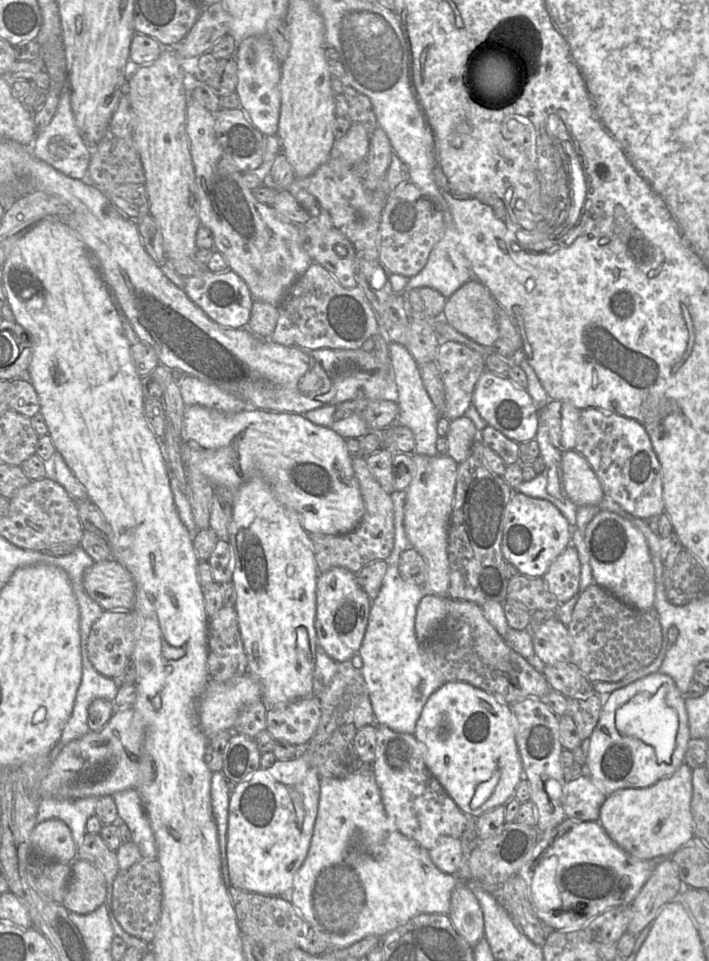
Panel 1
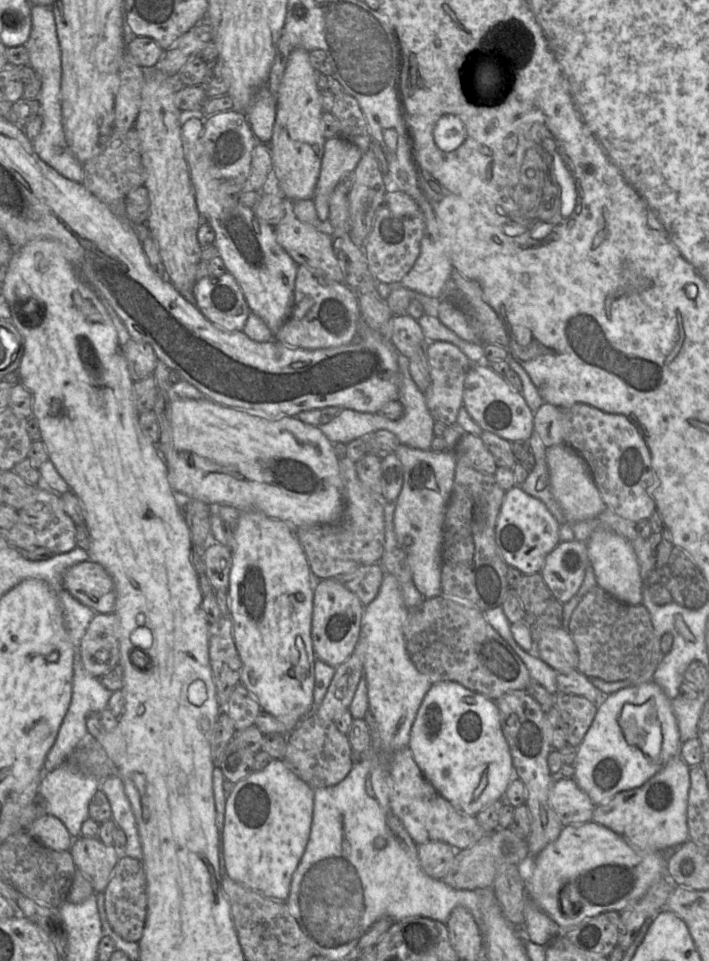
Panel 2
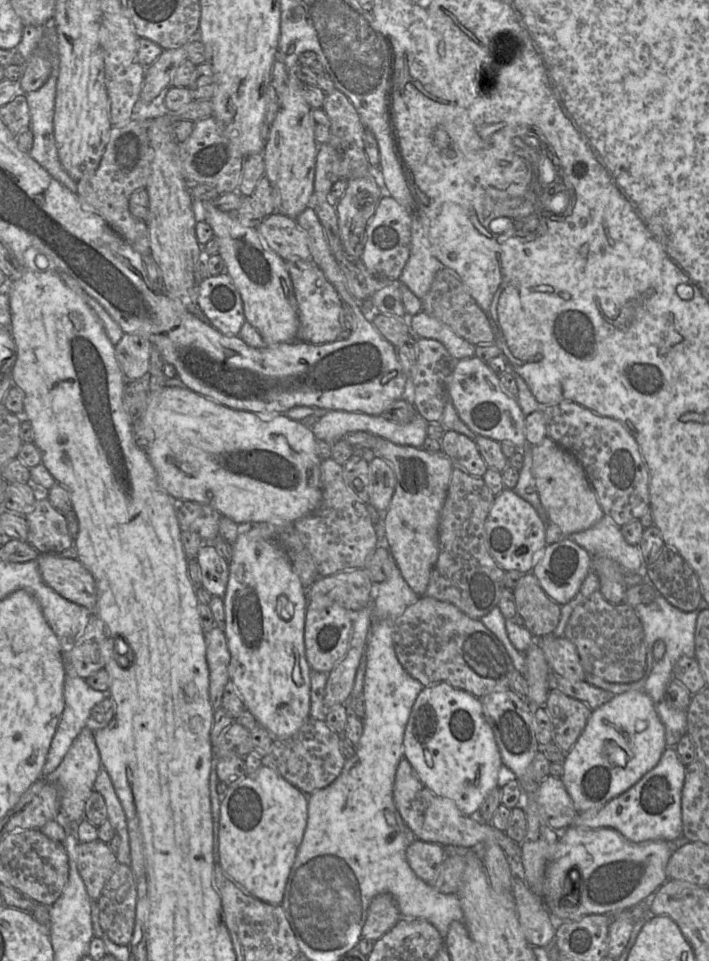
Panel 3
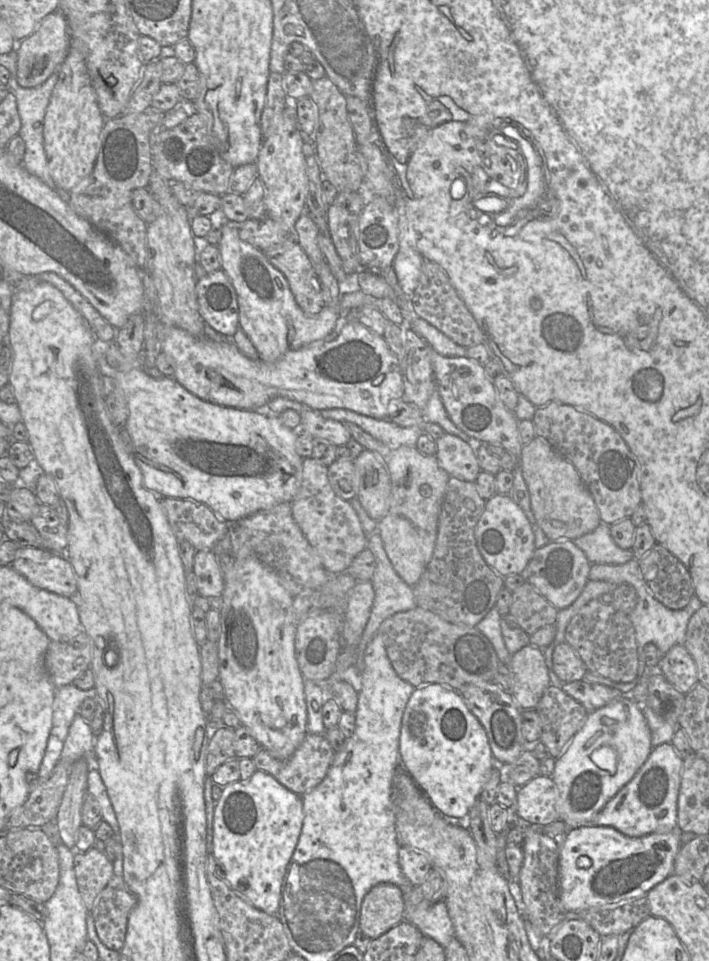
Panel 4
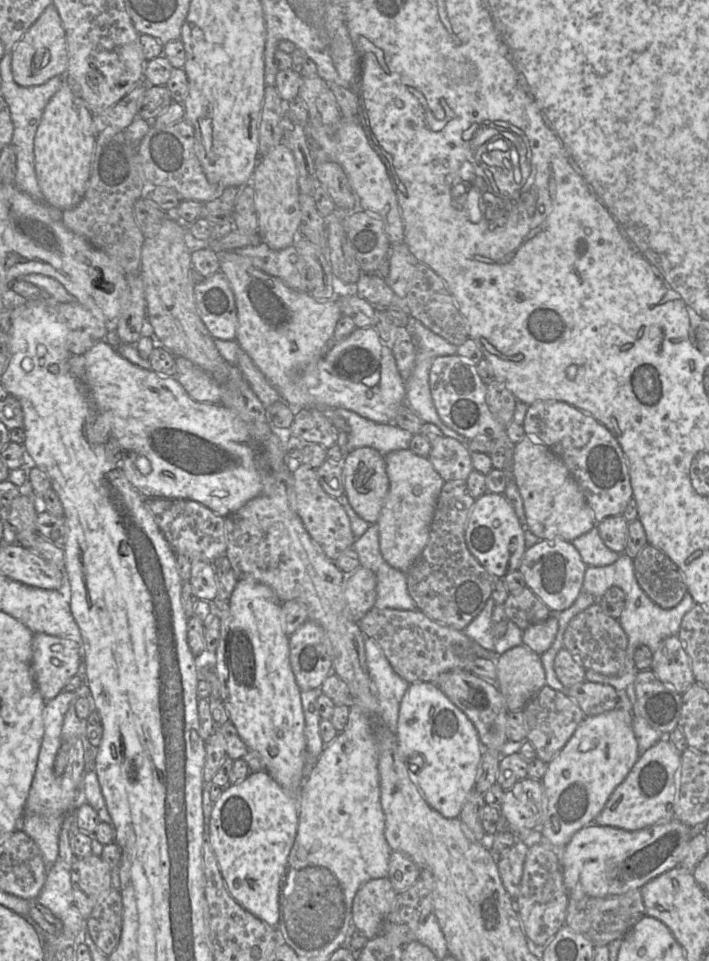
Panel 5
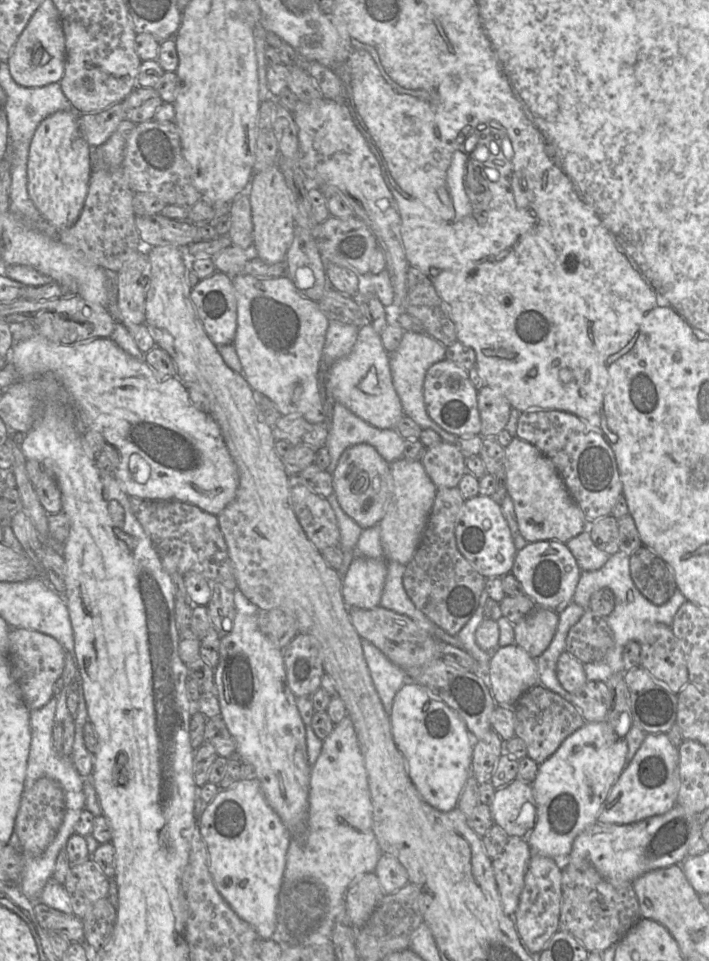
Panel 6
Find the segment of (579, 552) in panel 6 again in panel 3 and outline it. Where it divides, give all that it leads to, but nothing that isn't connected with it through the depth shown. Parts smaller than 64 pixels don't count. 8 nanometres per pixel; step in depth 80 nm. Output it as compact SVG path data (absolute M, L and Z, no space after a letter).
M604 515L589 529L573 533L570 540L583 547L592 557L607 557L627 573L646 576L646 563L638 545L628 544L614 520Z

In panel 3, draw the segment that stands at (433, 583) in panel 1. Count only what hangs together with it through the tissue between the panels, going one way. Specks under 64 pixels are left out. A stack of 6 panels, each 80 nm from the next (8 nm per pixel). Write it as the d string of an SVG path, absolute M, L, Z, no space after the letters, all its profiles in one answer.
M383 438L377 439L371 451L390 464L396 477L395 490L384 517L389 551L403 579L418 596L424 596L439 554L439 519L453 471L452 462L441 450L430 453L422 448L398 445Z

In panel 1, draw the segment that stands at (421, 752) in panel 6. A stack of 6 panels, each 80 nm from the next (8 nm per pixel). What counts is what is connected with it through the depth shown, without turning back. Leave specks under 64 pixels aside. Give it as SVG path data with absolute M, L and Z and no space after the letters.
M444 682L425 703L413 735L424 747L427 768L465 815L475 819L513 799L515 788L523 778L523 766L509 704L468 683Z

